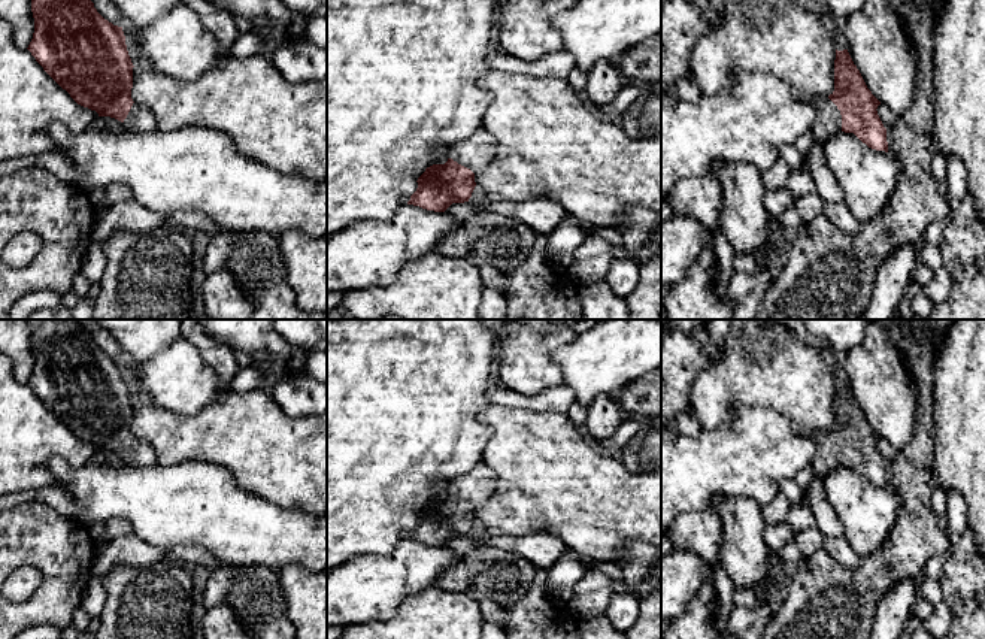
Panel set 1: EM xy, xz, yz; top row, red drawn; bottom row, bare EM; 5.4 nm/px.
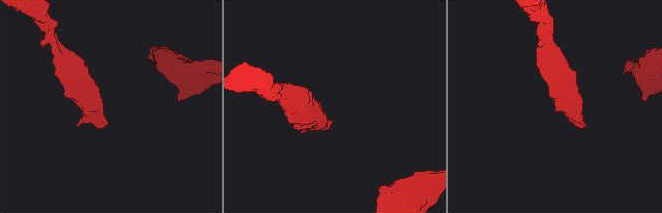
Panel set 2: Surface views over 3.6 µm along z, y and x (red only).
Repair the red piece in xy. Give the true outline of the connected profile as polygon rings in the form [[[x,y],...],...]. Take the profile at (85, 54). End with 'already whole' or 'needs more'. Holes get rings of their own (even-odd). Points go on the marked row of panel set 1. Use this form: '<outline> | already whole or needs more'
[[[31,0],[31,12],[34,33],[27,49],[78,105],[121,121],[130,133],[158,130],[154,113],[131,99],[134,66],[122,27],[104,19],[91,0]]] | needs more

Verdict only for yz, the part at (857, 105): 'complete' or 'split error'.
split error

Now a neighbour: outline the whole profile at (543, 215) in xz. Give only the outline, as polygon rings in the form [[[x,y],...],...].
[[[531,197],[524,200],[498,200],[473,205],[469,202],[452,203],[445,212],[466,221],[479,212],[495,212],[516,218],[531,227],[537,236],[549,236],[567,216],[563,206],[551,197]]]

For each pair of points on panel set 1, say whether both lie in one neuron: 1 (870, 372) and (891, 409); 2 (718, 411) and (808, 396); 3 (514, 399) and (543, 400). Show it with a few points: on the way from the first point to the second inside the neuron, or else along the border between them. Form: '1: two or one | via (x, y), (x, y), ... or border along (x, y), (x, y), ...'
1: one | via (879, 381), (888, 400)
2: one | via (738, 393), (784, 393)
3: one | via (521, 400), (536, 402)

